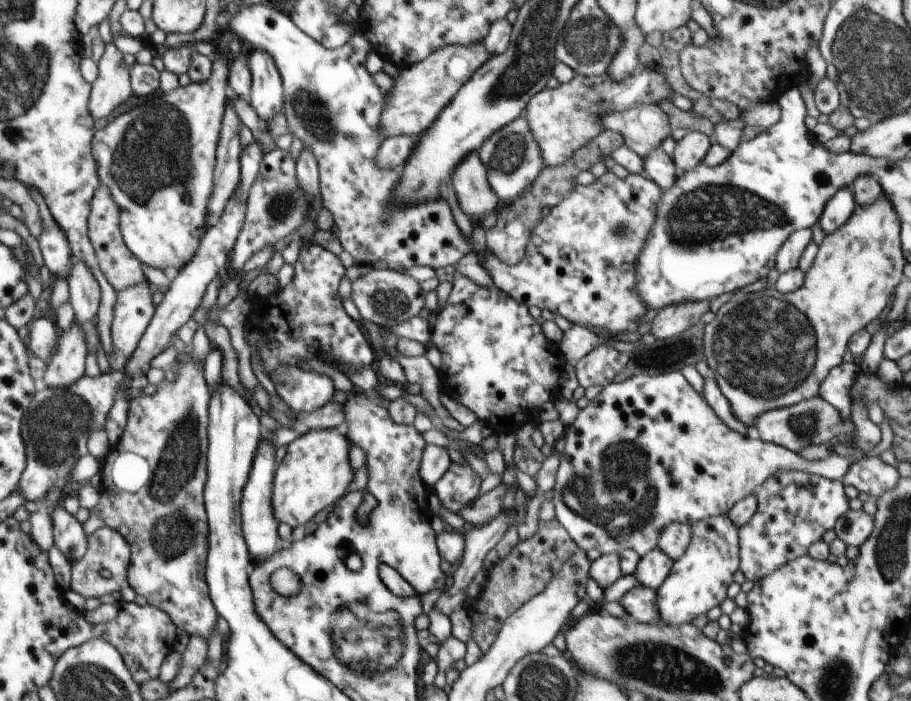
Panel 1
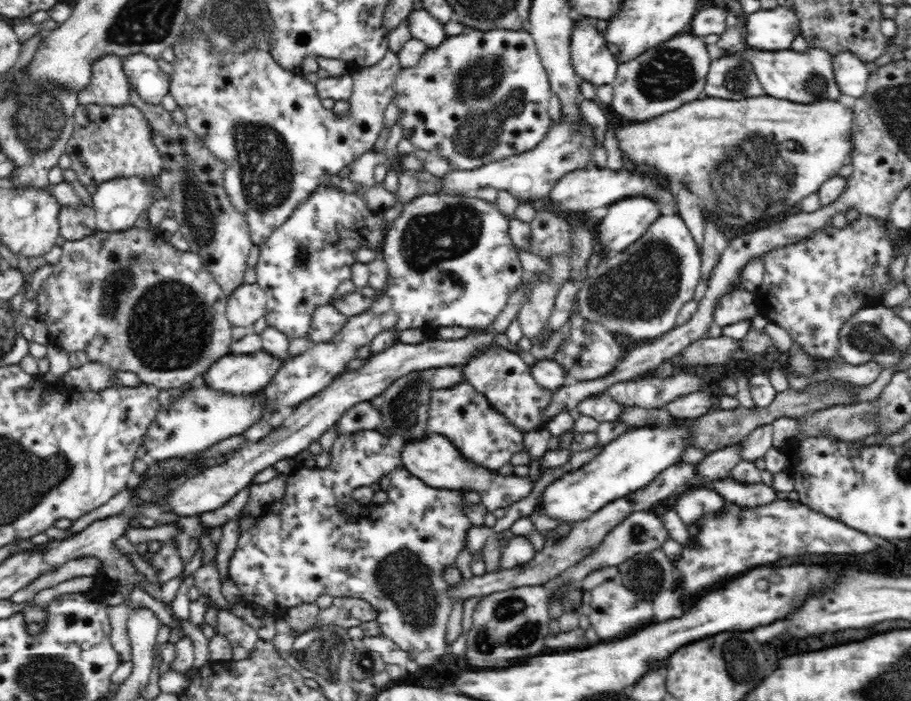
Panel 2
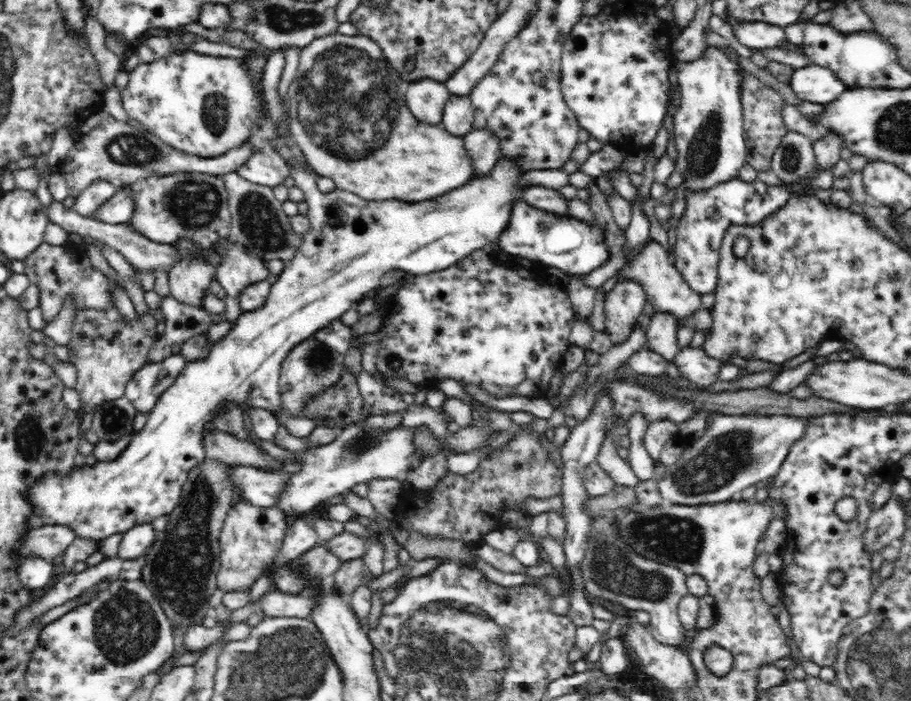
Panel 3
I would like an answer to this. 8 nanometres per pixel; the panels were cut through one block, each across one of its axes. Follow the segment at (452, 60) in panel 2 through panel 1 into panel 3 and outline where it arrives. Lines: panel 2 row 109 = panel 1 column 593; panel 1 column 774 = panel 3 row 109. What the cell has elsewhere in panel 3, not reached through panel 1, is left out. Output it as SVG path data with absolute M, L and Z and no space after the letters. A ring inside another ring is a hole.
M451 95L442 112L442 127L456 137L464 137L473 128L473 106L469 97Z

